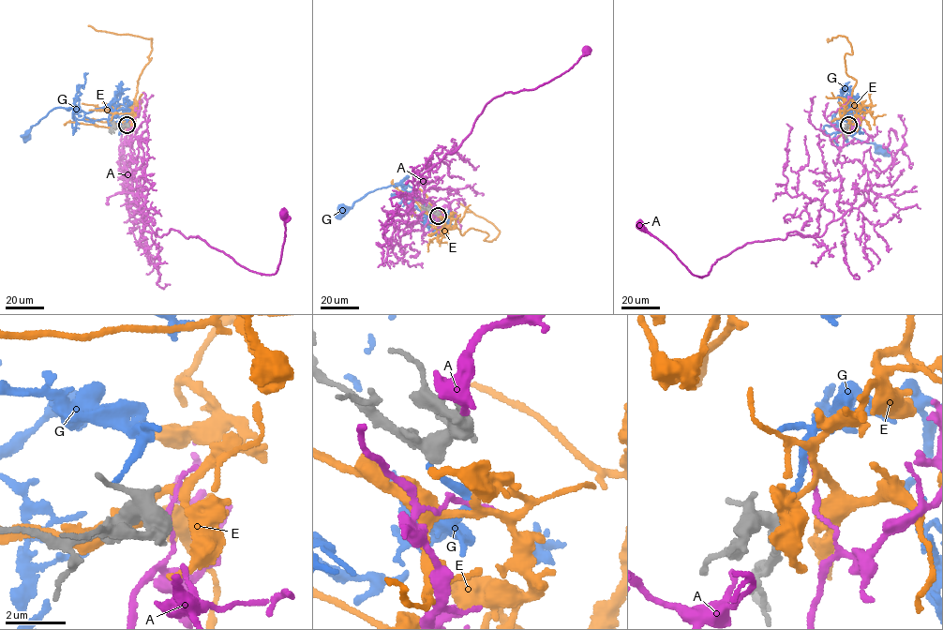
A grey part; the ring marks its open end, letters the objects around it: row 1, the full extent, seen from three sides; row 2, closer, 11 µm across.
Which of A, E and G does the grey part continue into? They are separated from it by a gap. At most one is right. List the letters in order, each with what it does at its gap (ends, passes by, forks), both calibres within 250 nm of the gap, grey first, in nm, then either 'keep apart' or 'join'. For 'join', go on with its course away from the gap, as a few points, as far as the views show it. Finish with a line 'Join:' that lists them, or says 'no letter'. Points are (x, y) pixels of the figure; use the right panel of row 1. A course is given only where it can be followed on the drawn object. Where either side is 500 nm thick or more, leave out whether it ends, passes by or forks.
A: it passes by | 440/120 nm | keep apart
E: it passes by | 440/480 nm | keep apart
G: it ends | 440/170 nm | join | via (849, 124), (851, 118), (847, 128), (829, 134), (824, 129), (826, 125), (840, 127), (890, 156)
Join: G

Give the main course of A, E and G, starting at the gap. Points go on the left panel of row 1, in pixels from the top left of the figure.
A: (128, 125), (134, 202), (156, 236), (172, 229), (198, 235), (241, 265), (274, 274), (283, 212)
E: (127, 125), (139, 110), (137, 82), (151, 58), (152, 39), (88, 25)
G: (126, 123), (126, 119), (112, 116), (77, 119), (72, 117), (70, 108), (53, 108), (31, 126), (25, 142)

